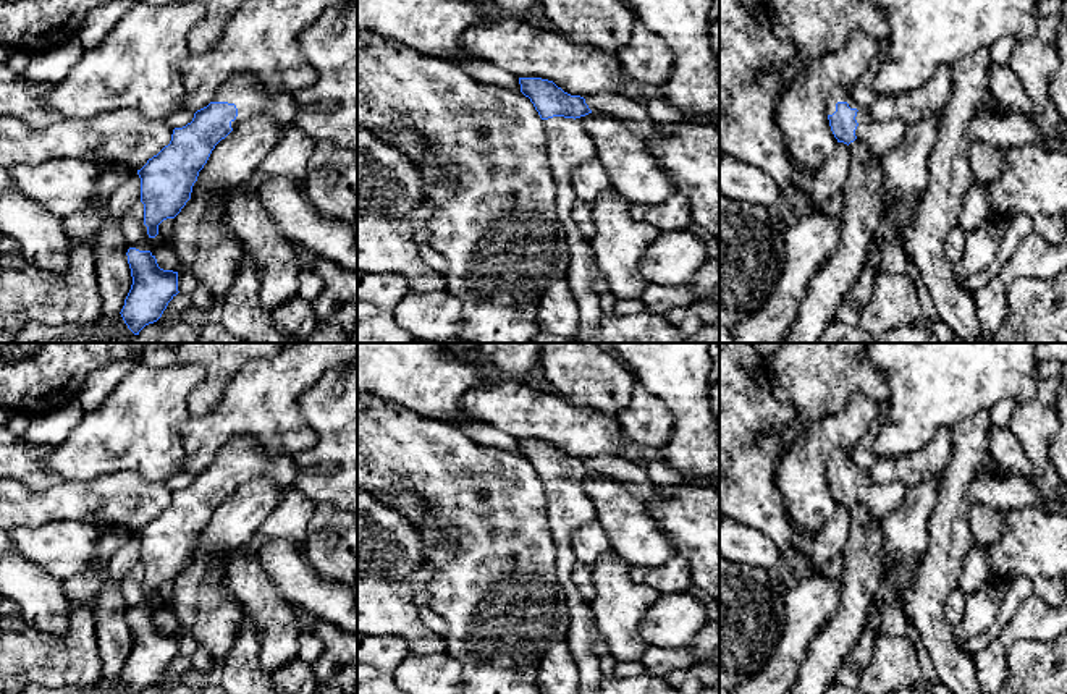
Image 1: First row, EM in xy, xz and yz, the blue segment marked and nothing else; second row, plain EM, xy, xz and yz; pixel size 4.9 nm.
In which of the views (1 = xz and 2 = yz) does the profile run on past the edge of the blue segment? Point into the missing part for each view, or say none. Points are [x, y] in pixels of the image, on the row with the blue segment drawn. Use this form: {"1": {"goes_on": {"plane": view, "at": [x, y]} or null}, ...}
{"1": {"goes_on": {"plane": "xz", "at": [568, 144]}}, "2": {"goes_on": {"plane": "yz", "at": [880, 136]}}}

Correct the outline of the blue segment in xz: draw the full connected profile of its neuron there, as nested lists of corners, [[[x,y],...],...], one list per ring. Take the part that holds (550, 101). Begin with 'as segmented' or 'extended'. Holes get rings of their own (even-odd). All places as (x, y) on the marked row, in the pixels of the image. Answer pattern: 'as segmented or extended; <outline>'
extended; [[[519,78],[519,84],[545,126],[548,163],[558,188],[558,218],[563,223],[571,222],[576,201],[571,171],[597,159],[593,141],[584,128],[584,116],[592,110],[584,97],[564,92],[553,81]]]

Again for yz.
extended; [[[836,87],[828,99],[828,120],[837,142],[863,141],[875,162],[902,142],[907,125],[902,120],[878,121],[870,108],[862,108],[852,91]]]

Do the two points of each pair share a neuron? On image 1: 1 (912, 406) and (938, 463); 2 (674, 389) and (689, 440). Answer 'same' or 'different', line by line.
1: different
2: same

